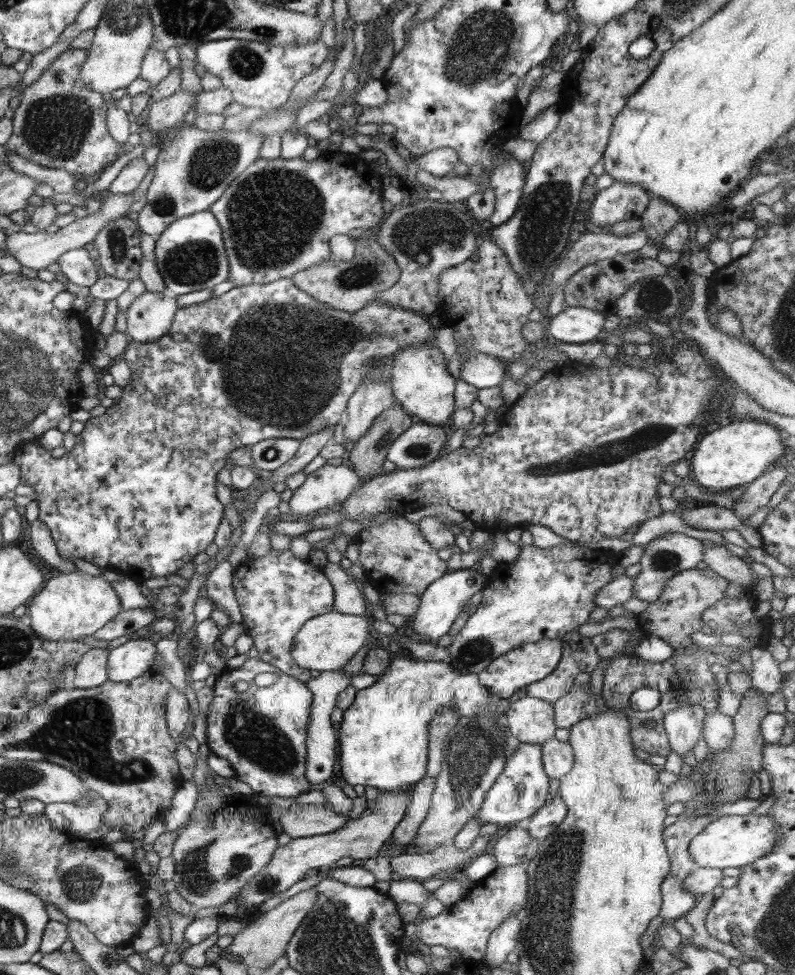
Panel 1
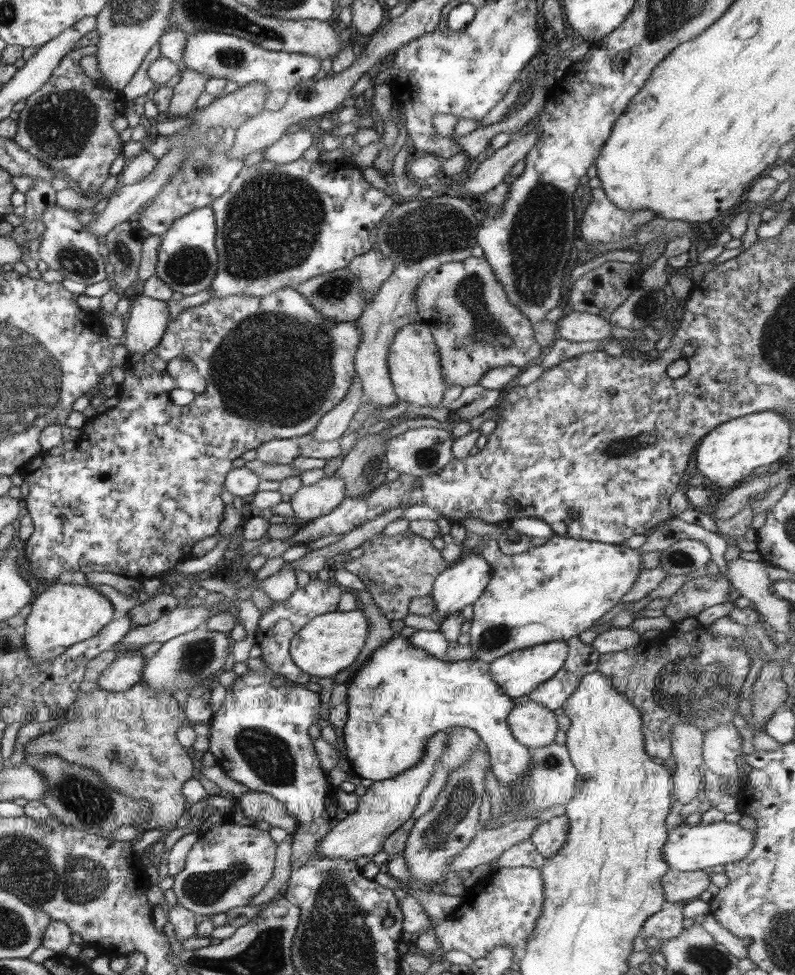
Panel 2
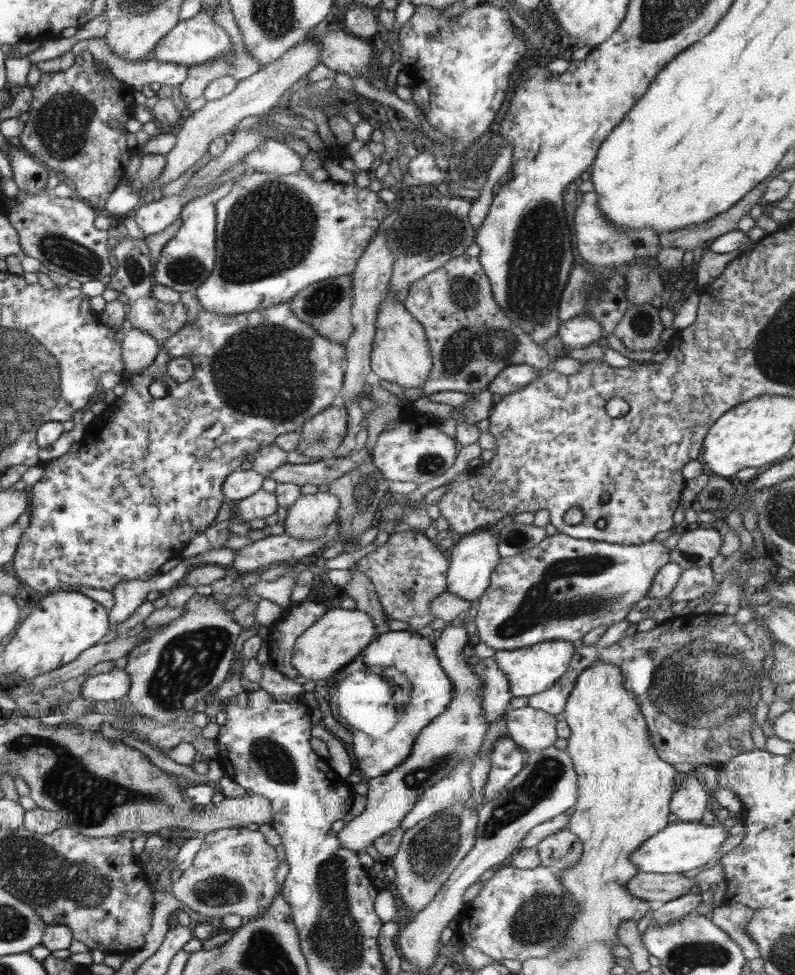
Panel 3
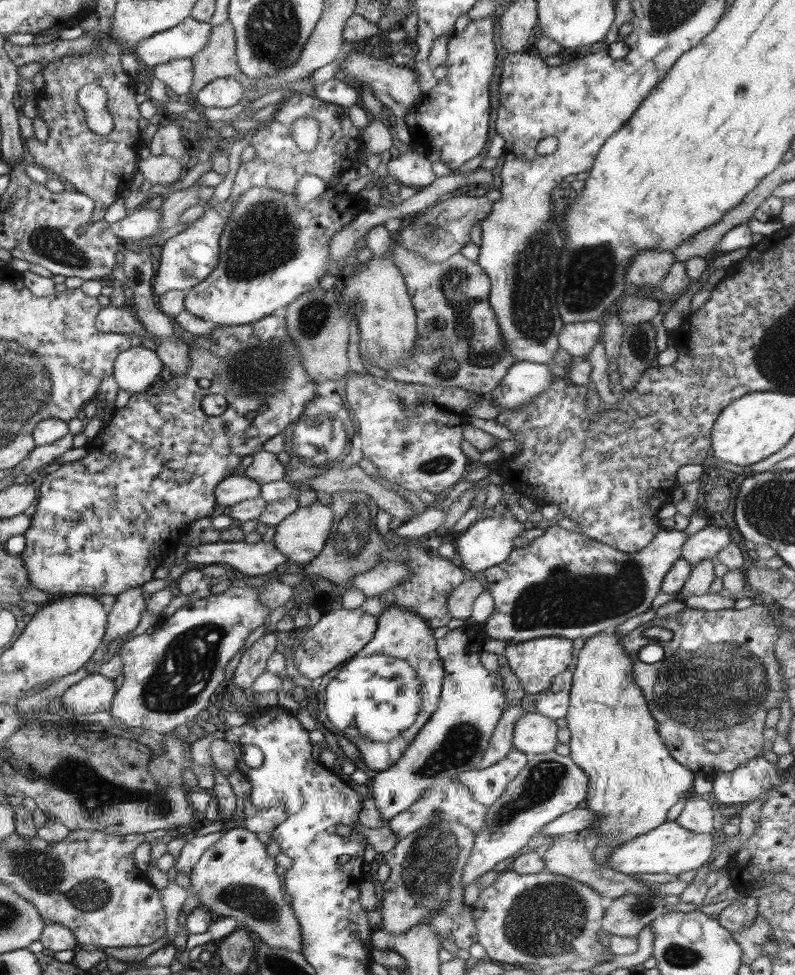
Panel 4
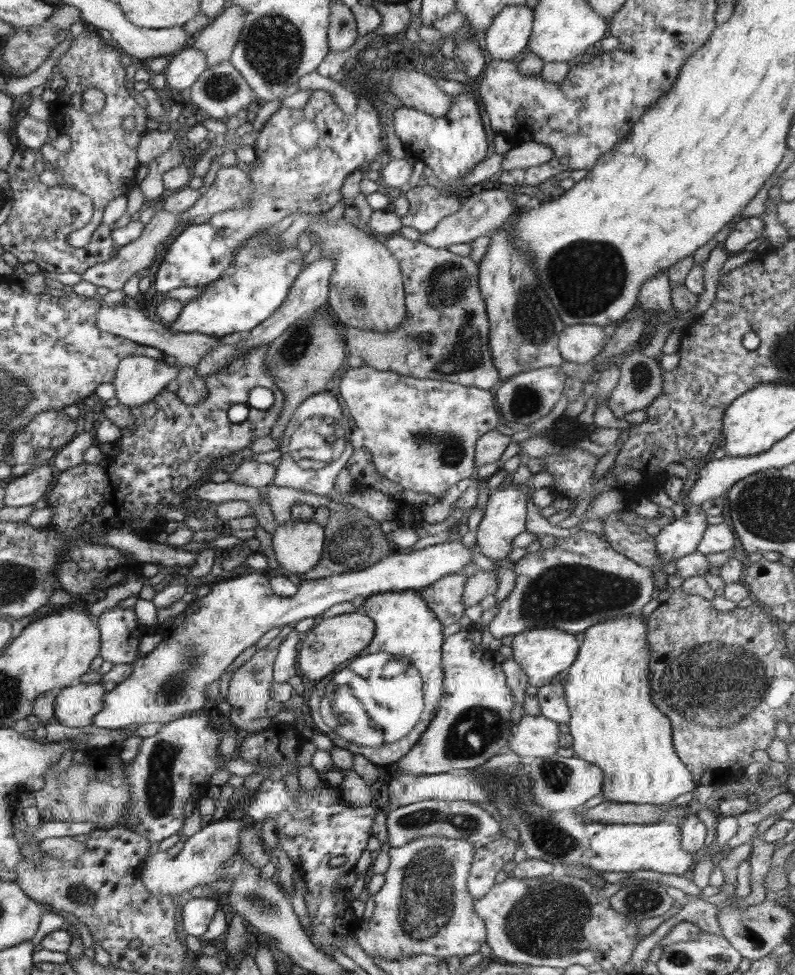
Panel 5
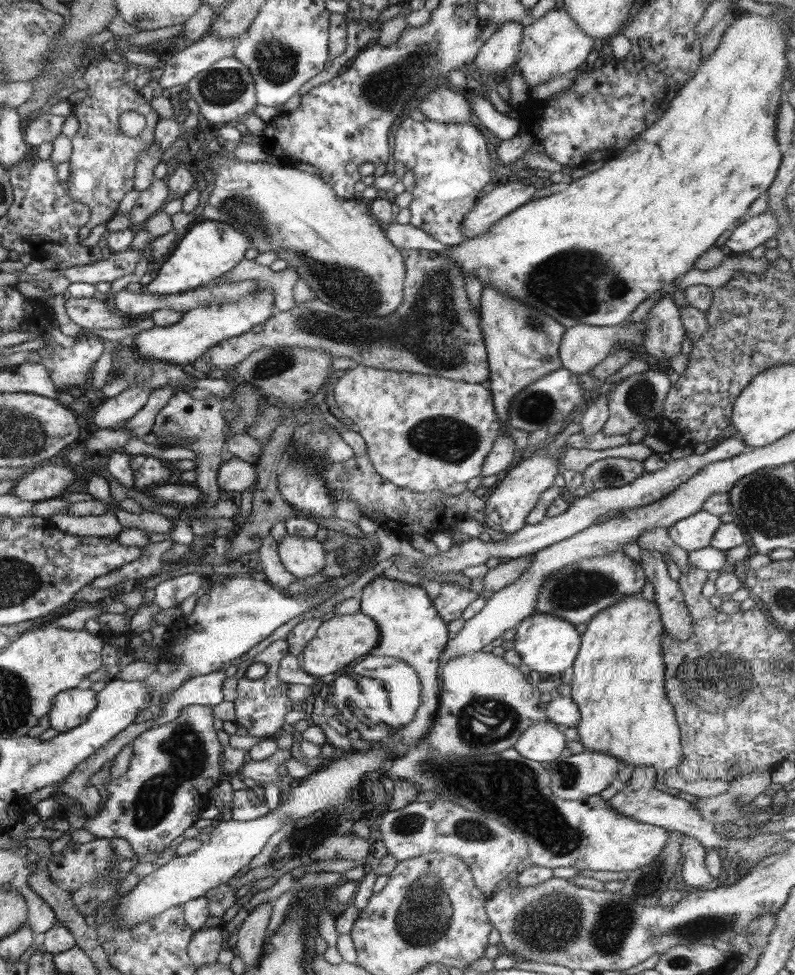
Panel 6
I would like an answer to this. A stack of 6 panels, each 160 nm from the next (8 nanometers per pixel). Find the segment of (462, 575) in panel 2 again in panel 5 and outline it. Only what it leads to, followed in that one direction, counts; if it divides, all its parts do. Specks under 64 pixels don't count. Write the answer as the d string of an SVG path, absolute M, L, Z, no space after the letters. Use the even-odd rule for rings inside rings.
M533 477L526 482L526 486L518 486L513 483L508 484L500 490L495 490L488 496L486 510L478 526L476 540L481 548L481 554L489 559L505 559L506 555L512 551L512 541L521 533L526 531L526 504L528 495L533 488Z

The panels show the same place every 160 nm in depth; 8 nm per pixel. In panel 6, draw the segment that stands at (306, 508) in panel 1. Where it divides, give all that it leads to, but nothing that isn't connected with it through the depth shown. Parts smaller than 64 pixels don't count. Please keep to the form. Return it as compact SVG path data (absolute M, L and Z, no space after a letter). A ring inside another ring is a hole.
M287 534L279 542L278 552L282 564L295 578L320 574L326 564L322 542L316 538Z

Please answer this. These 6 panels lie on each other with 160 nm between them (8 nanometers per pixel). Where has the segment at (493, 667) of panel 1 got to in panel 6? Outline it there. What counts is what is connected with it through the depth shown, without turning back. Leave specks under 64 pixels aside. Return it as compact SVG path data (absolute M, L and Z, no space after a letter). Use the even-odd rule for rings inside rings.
M532 613L517 627L517 634L513 638L514 650L518 652L522 662L531 670L540 672L542 680L548 676L562 674L564 670L572 667L581 645L581 635L576 627L559 616L544 613Z

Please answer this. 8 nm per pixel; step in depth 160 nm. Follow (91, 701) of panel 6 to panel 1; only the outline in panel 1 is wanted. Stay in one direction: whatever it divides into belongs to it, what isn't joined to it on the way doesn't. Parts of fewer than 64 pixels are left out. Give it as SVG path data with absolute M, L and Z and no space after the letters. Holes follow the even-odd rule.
M142 631L130 641L110 650L107 660L108 681L130 682L150 670L158 649L155 640L155 637Z

